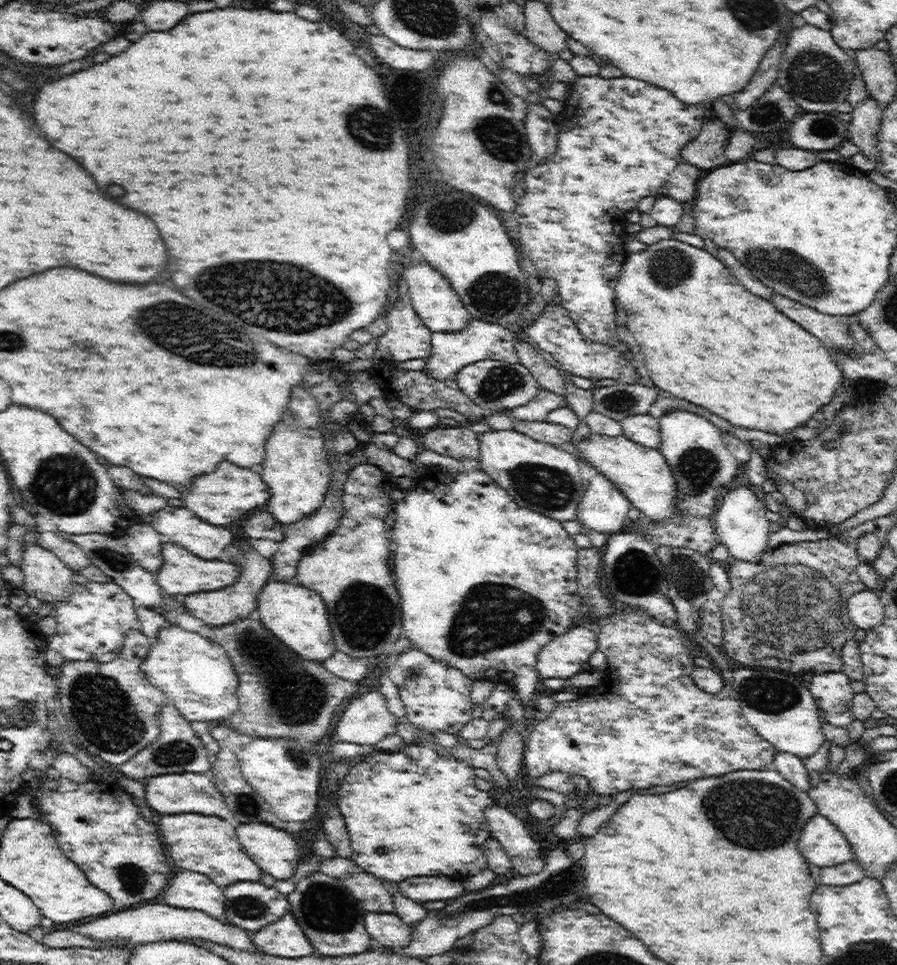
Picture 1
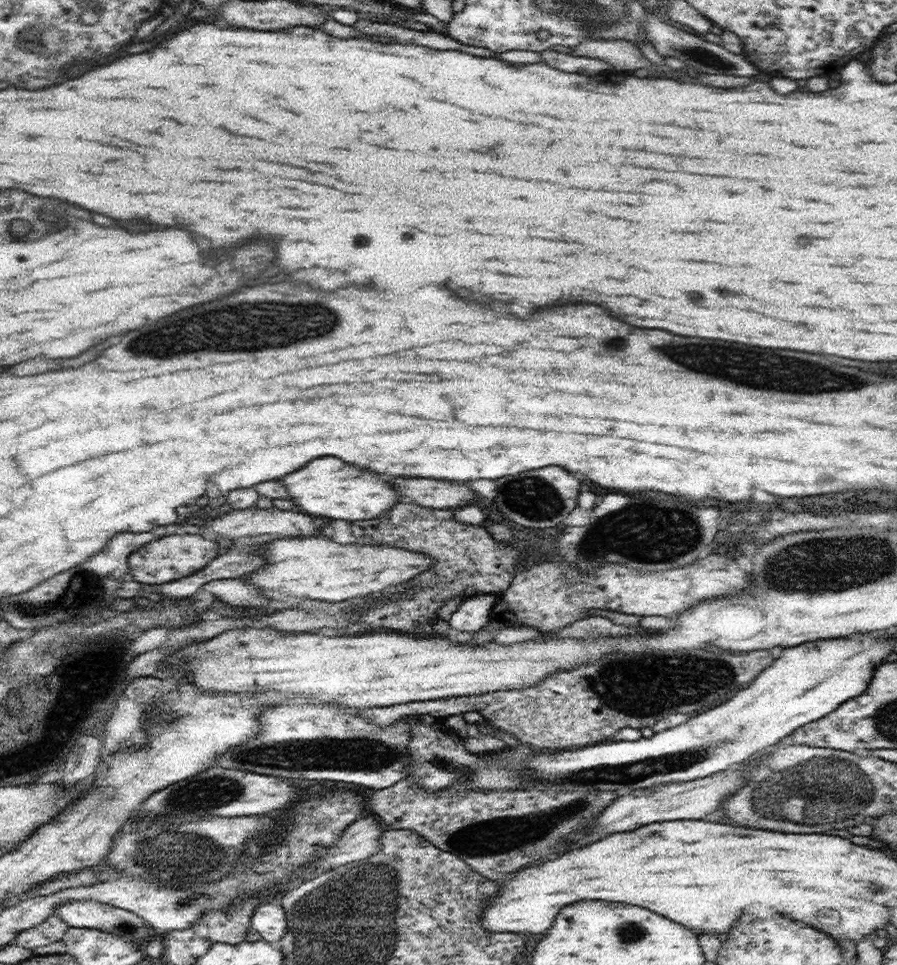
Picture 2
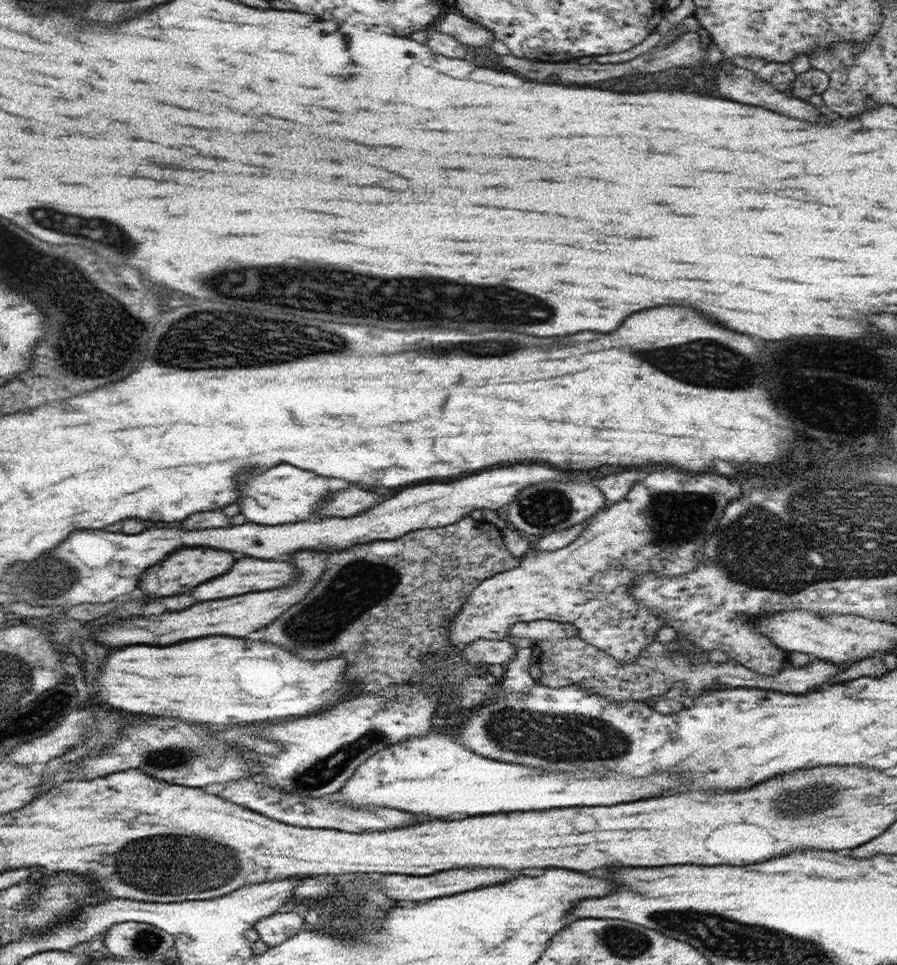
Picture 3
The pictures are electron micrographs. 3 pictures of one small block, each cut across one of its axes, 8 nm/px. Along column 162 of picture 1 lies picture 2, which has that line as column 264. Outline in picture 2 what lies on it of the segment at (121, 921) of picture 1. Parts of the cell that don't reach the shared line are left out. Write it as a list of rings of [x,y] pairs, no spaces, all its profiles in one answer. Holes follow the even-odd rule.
[[[261,903],[253,912],[251,927],[269,944],[278,945],[286,935],[287,918],[284,908],[272,903]]]

